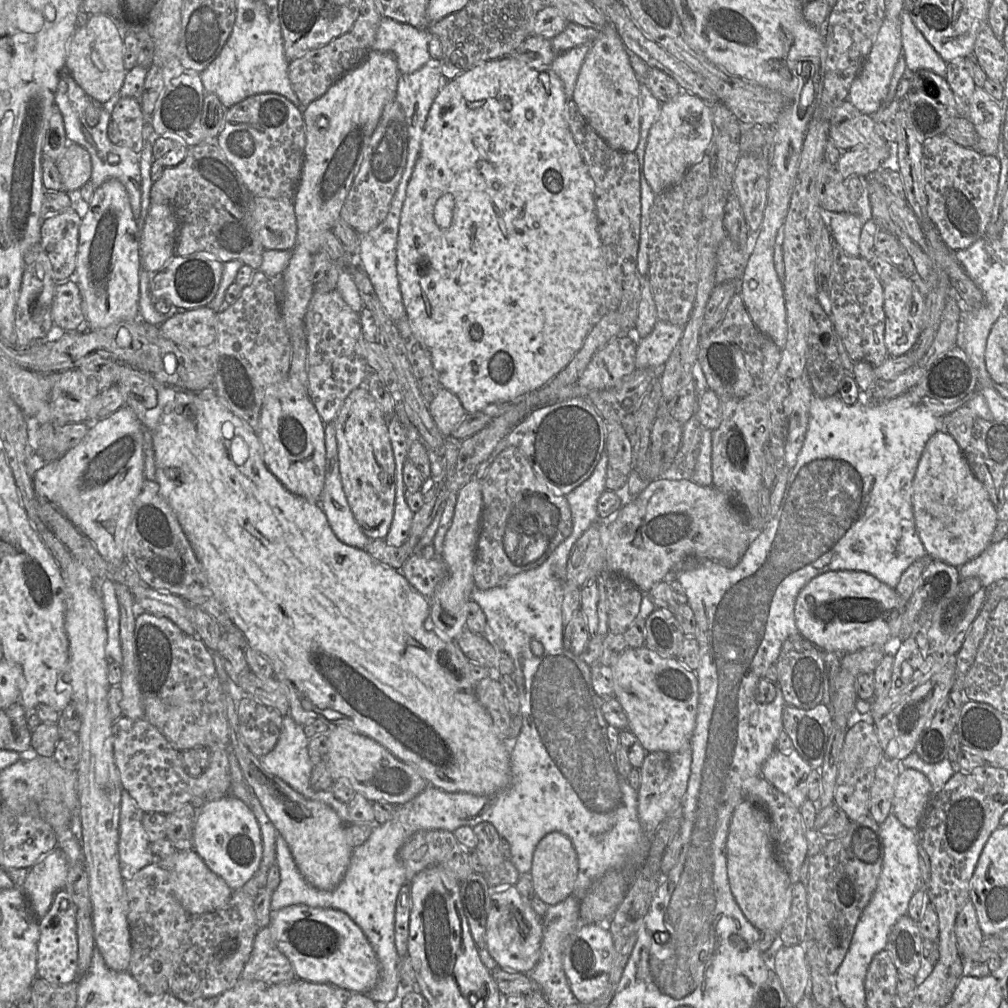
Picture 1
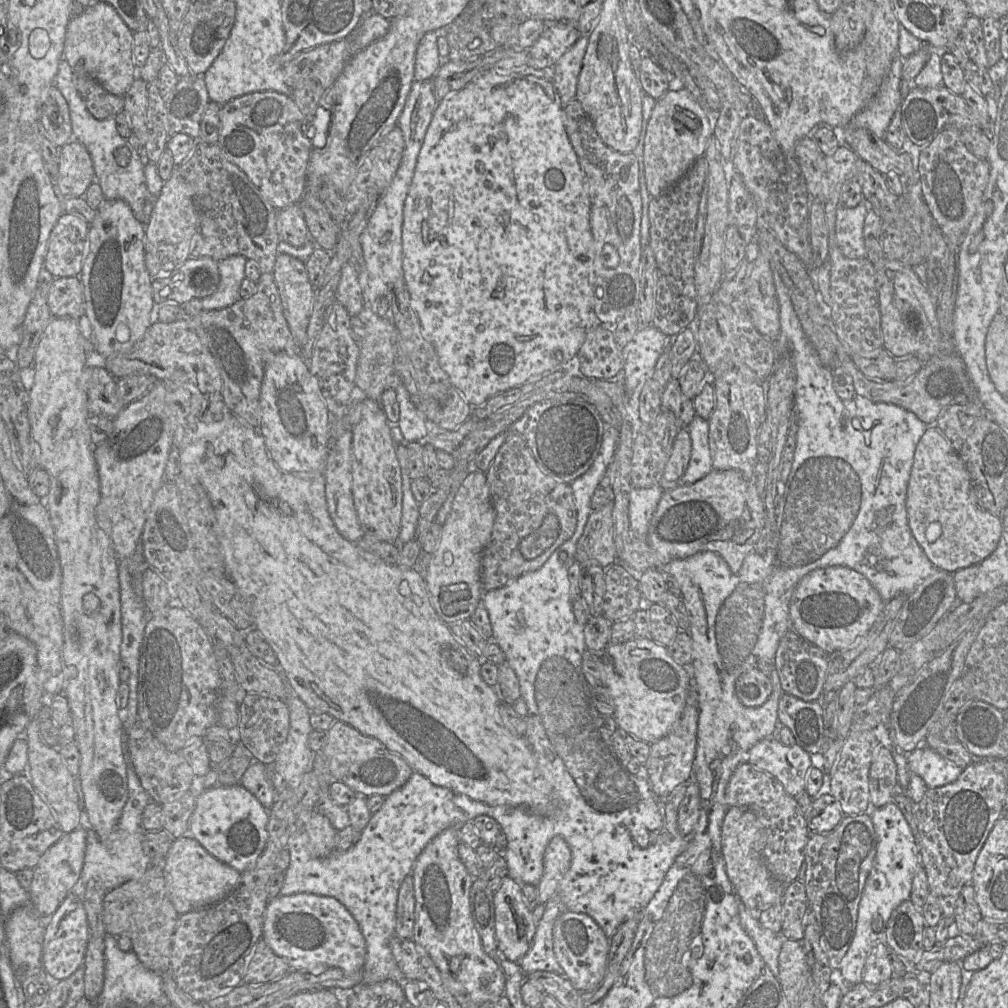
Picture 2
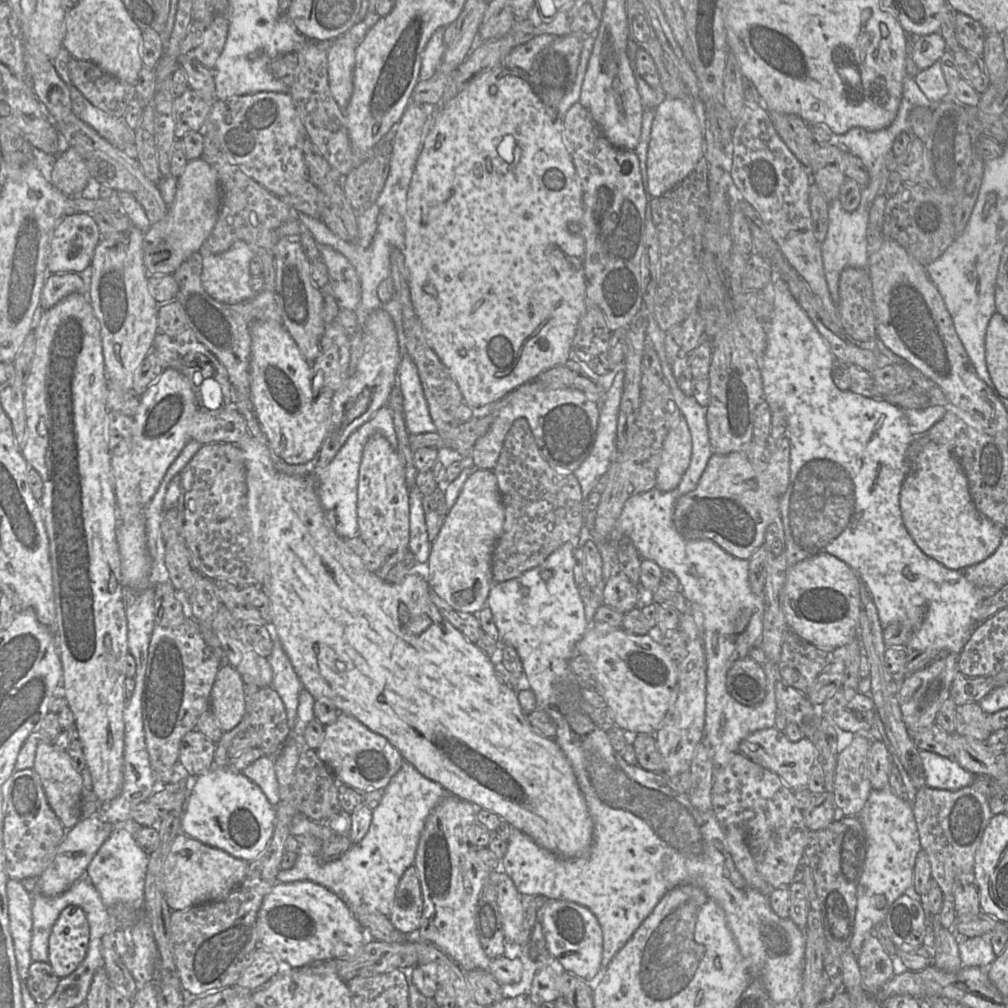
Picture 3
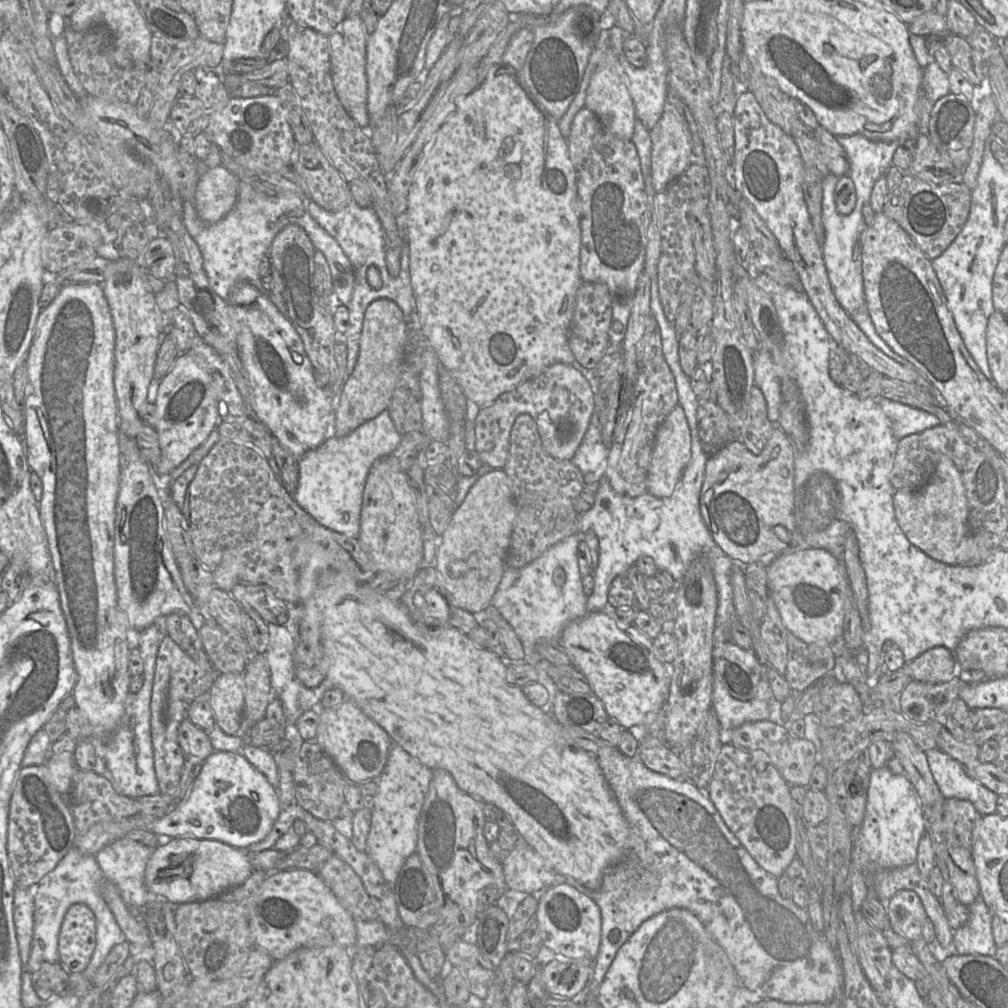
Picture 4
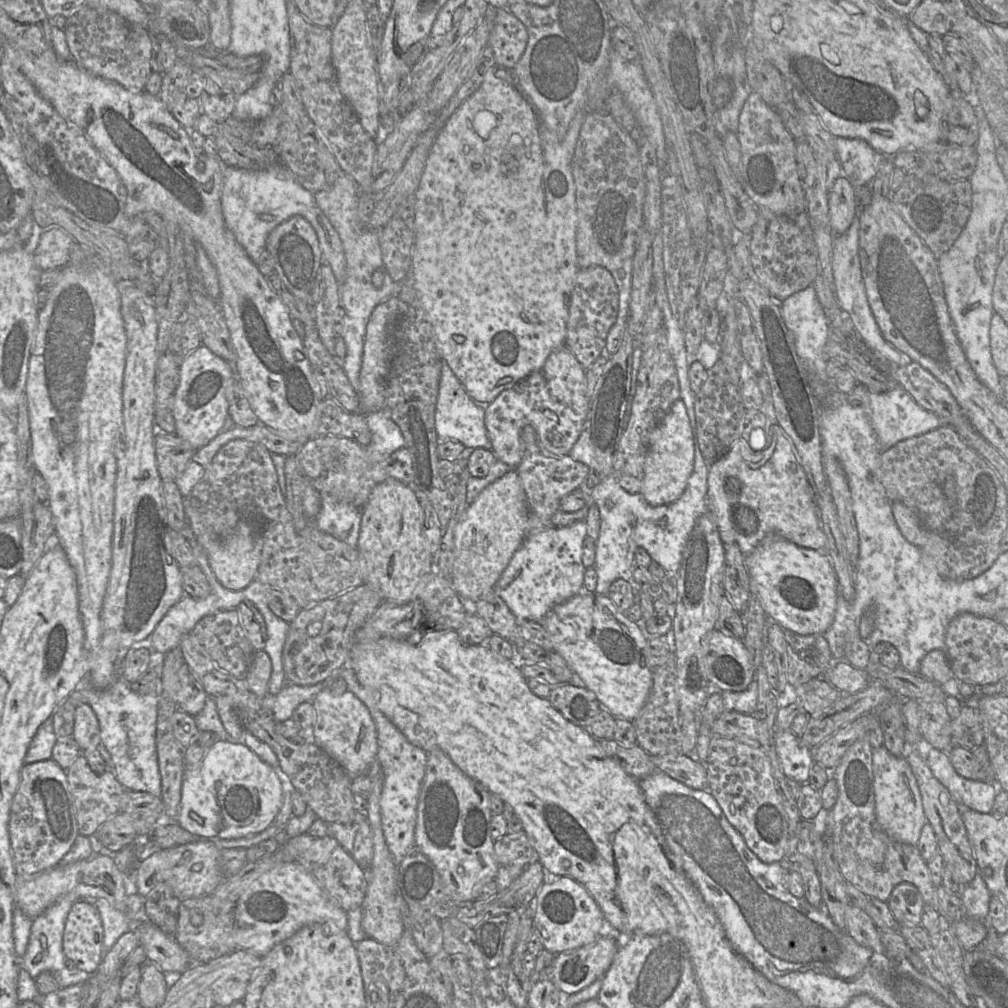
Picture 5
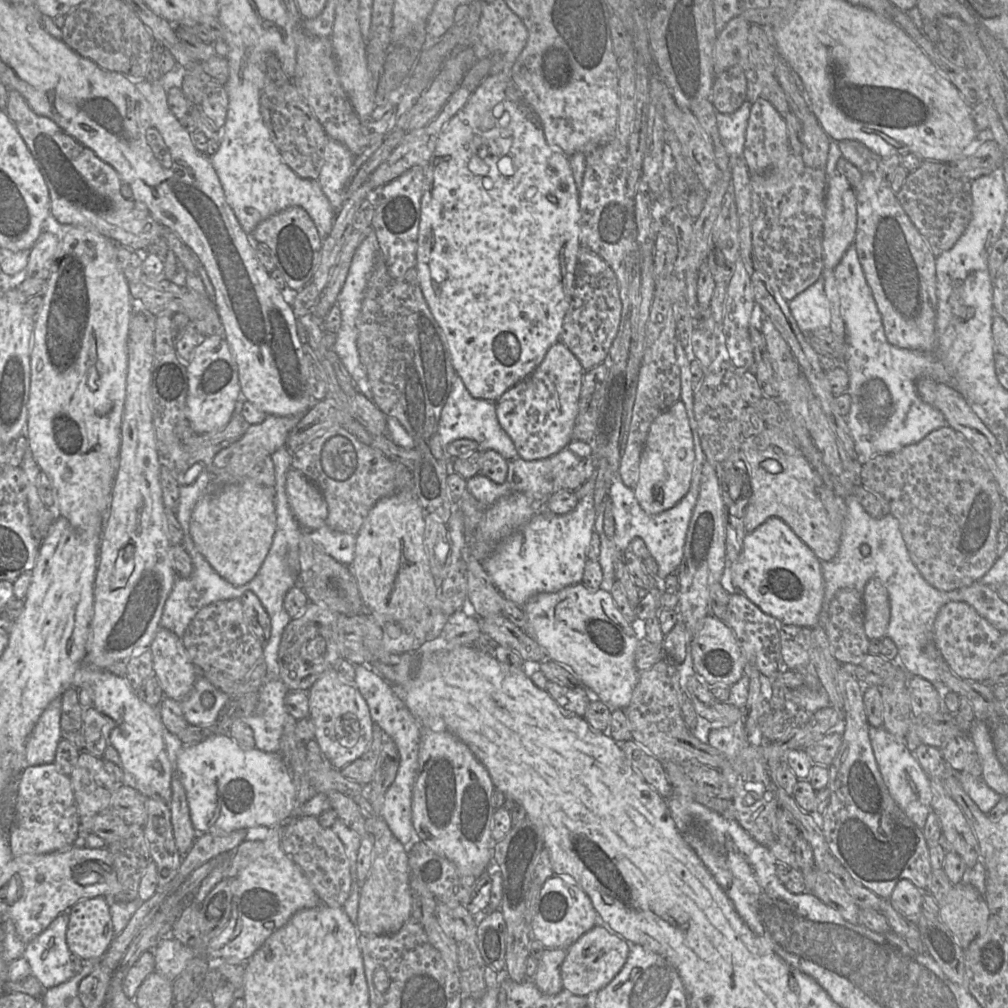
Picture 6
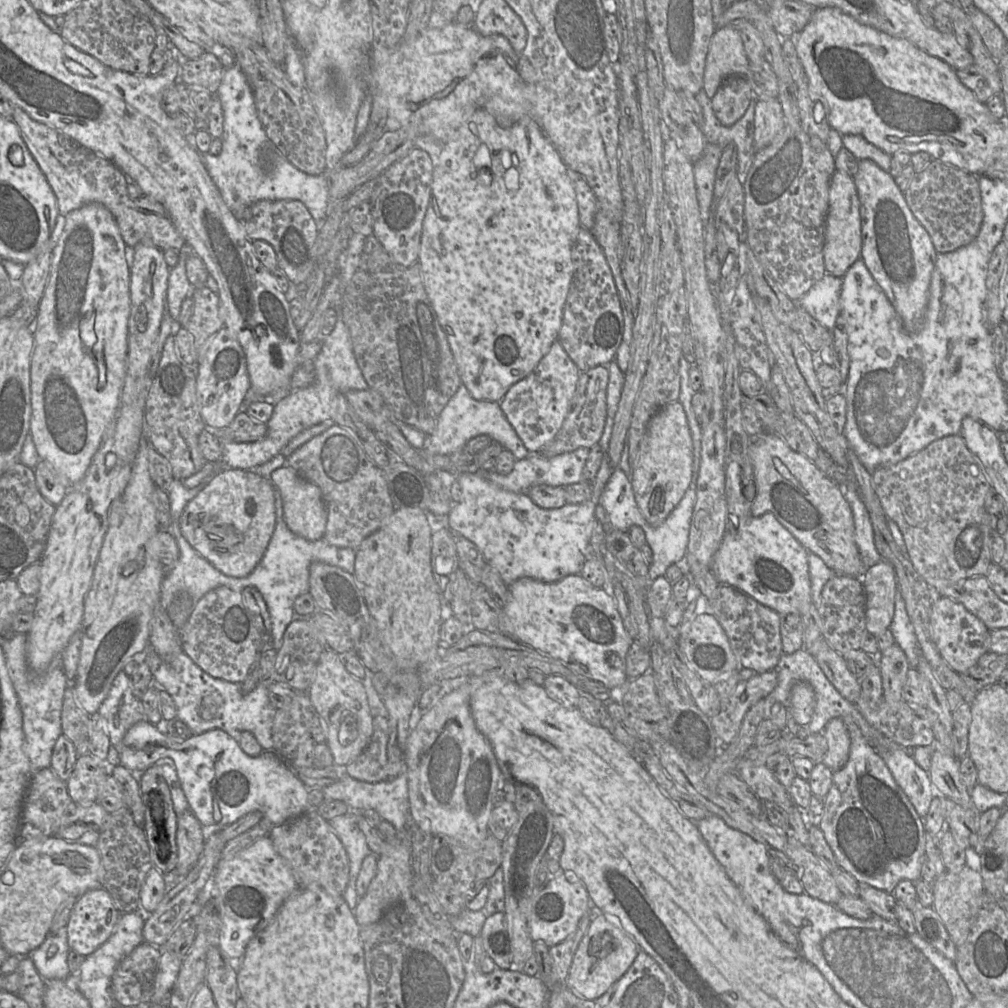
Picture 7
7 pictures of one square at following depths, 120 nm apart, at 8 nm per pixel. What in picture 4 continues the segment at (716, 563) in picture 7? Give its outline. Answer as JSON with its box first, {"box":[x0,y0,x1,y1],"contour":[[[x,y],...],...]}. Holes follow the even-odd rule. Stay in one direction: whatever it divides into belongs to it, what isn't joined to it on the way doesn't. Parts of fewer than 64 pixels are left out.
{"box":[767,548,853,643],"contour":[[[806,548],[778,555],[767,566],[767,587],[785,628],[806,643],[833,643],[843,636],[844,617],[852,607],[853,593],[845,566],[822,548]]]}

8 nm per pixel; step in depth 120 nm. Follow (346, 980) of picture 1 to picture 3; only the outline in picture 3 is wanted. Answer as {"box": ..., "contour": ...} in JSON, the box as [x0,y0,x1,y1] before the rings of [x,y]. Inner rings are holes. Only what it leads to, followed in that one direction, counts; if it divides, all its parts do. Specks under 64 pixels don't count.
{"box":[257,881,366,968],"contour":[[[308,881],[277,882],[263,899],[257,916],[258,945],[271,951],[287,967],[303,968],[328,960],[354,957],[366,941],[366,934],[351,909],[326,887]]]}

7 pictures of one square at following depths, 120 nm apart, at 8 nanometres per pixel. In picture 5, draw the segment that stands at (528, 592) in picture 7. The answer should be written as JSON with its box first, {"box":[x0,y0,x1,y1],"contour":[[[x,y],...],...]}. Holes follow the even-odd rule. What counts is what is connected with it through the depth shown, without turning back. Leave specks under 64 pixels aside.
{"box":[541,591,653,721],"contour":[[[582,591],[567,601],[554,606],[541,624],[547,631],[556,651],[568,667],[592,691],[603,708],[614,718],[633,721],[643,708],[652,688],[653,670],[647,665],[644,649],[647,639],[635,622],[619,612],[607,595]]]}

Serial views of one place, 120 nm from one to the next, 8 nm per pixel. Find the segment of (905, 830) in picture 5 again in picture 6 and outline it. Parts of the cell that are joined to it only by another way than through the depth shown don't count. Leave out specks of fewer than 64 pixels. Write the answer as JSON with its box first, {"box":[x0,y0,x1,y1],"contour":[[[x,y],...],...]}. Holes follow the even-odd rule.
{"box":[869,727,932,829],"contour":[[[869,727],[869,737],[874,756],[889,794],[899,808],[920,829],[923,829],[931,810],[932,792],[930,776],[921,768],[915,755],[906,746],[906,739],[895,737],[883,727]]]}

